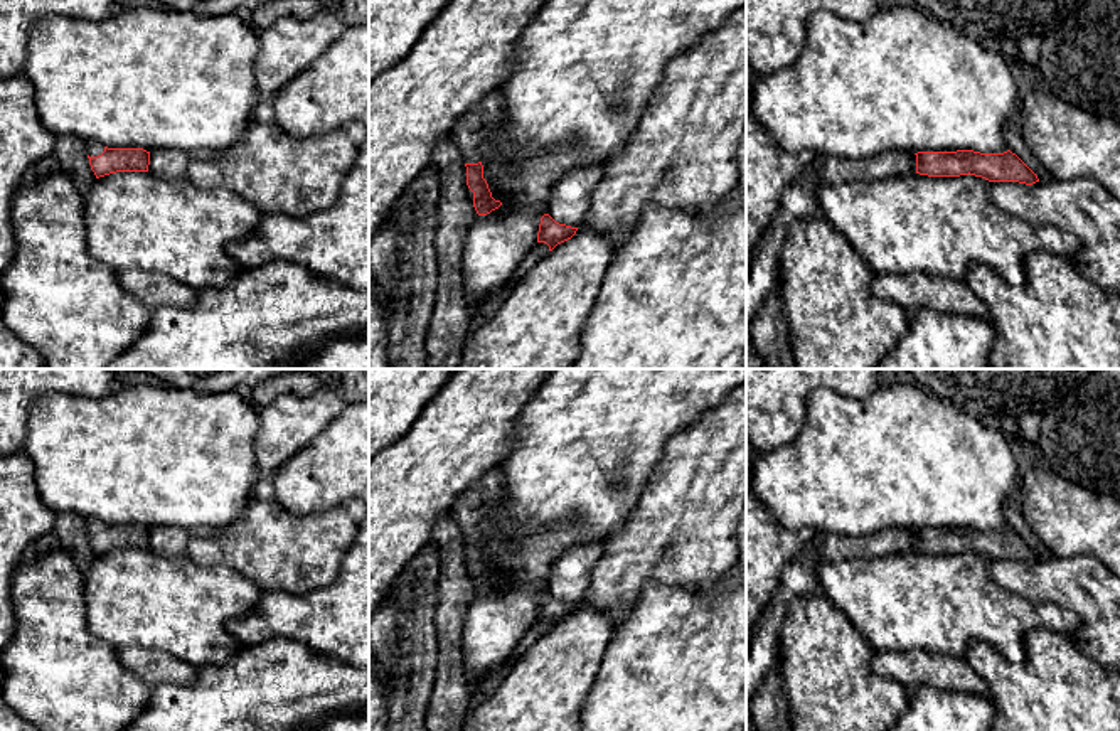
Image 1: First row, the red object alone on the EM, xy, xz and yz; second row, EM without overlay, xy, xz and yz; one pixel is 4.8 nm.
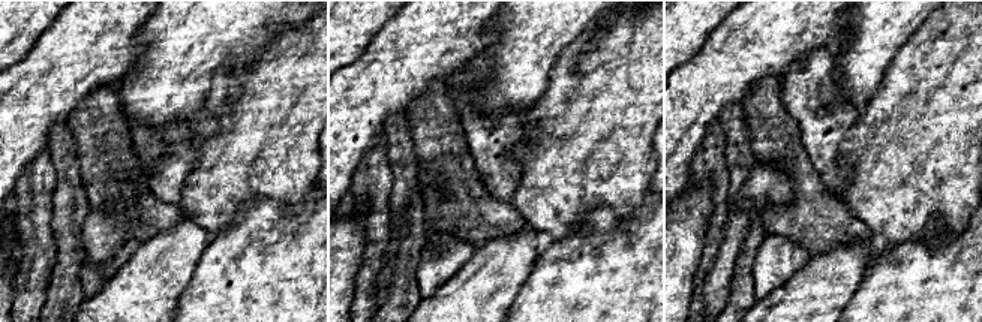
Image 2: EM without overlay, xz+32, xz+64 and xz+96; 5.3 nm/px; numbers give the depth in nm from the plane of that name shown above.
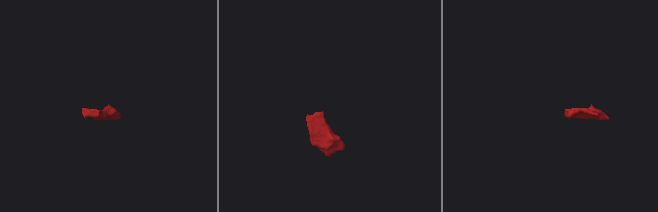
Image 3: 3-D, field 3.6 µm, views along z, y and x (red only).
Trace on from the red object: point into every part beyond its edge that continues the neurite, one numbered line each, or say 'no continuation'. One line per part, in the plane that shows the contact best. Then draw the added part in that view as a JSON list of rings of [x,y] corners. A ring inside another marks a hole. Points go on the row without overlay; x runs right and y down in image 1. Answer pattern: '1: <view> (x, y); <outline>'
1: xy (93, 526); [[[86,519],[86,529],[89,534],[98,534],[104,529],[104,524],[98,519]]]

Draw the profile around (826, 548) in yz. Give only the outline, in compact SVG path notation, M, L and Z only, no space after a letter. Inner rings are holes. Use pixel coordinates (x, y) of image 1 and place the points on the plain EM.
M894 527L859 537L817 532L802 552L781 571L780 590L770 600L746 648L746 706L778 659L778 633L790 598L808 596L819 590L817 568L851 558L874 558L916 549L913 529Z

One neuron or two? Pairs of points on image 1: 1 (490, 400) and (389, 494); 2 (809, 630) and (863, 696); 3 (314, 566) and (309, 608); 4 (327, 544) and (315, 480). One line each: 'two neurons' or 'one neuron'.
1: one neuron
2: one neuron
3: two neurons
4: two neurons

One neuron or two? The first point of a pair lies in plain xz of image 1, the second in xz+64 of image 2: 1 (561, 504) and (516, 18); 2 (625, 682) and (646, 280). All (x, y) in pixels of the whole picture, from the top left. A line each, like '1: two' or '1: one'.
1: one
2: one

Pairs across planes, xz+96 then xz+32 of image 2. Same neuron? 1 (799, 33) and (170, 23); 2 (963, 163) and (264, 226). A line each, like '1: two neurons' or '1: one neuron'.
1: two neurons
2: two neurons

